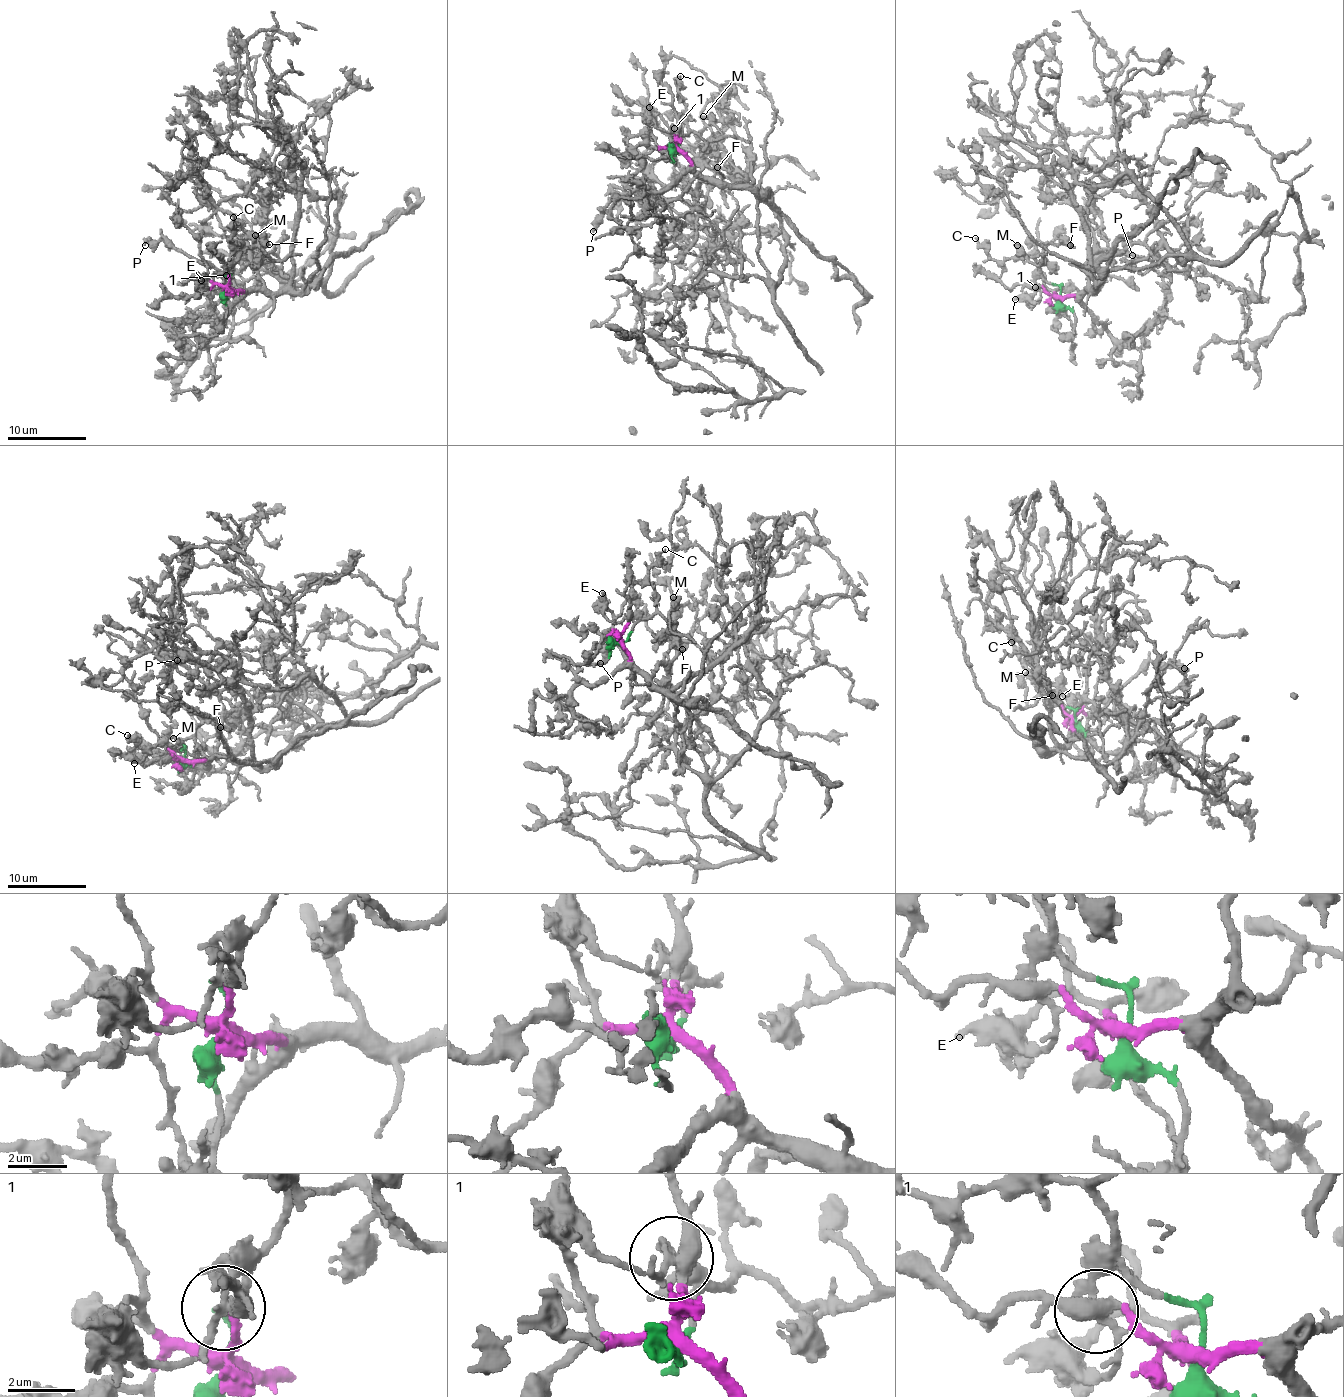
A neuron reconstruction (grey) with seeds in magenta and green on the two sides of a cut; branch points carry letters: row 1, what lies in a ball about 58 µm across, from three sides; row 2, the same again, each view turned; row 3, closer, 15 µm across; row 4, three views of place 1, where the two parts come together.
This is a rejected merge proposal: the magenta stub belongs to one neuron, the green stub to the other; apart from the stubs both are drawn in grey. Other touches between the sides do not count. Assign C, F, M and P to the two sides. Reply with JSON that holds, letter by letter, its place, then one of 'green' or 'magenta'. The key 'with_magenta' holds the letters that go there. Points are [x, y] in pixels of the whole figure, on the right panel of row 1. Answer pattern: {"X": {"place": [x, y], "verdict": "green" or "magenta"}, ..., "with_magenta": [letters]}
{"C": {"place": [975, 238], "verdict": "green"}, "F": {"place": [1070, 245], "verdict": "green"}, "M": {"place": [1017, 245], "verdict": "green"}, "P": {"place": [1132, 255], "verdict": "magenta"}, "with_magenta": ["P"]}

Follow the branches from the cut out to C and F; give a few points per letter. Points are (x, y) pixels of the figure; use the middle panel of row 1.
C: (674, 149), (676, 153), (678, 138), (688, 133), (688, 110), (680, 92), (679, 76)
F: (674, 149), (676, 153), (678, 138), (692, 131), (705, 143), (701, 159), (711, 168), (717, 168)

